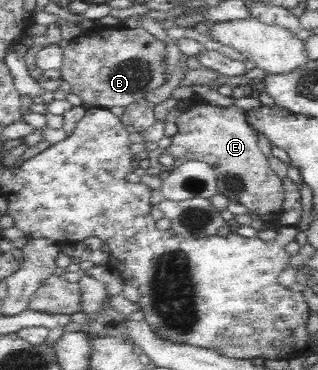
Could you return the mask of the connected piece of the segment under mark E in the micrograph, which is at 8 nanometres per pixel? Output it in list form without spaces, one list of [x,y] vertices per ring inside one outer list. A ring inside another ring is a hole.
[[[196,101],[176,119],[178,132],[166,148],[158,148],[149,153],[151,167],[159,167],[160,155],[172,155],[174,164],[160,166],[171,172],[186,161],[204,161],[215,168],[216,193],[224,195],[229,202],[240,203],[254,217],[269,226],[276,221],[284,201],[284,186],[268,164],[268,158],[258,146],[258,129],[250,124],[246,111],[237,106],[221,108],[204,101]]]

